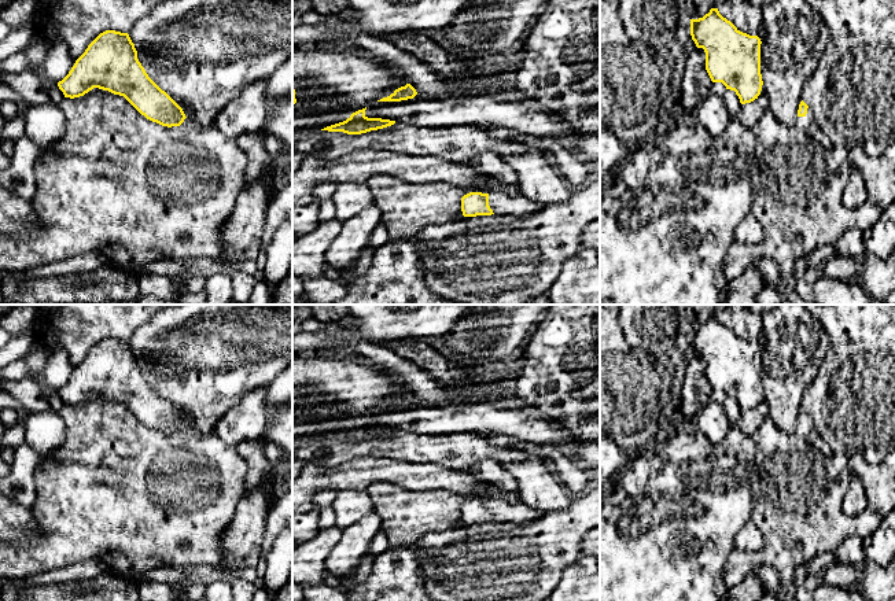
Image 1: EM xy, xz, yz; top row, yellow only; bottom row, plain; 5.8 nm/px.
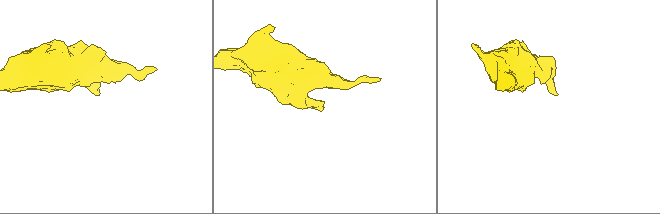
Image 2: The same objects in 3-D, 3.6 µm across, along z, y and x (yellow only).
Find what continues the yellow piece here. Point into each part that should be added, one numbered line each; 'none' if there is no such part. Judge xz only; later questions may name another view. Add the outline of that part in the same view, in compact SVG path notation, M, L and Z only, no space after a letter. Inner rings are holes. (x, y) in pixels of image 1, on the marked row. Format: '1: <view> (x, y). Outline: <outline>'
1: xz (501, 205). Outline: M489 193L489 206L496 215L523 217L541 211L545 206L526 199L522 193L509 196L505 193Z

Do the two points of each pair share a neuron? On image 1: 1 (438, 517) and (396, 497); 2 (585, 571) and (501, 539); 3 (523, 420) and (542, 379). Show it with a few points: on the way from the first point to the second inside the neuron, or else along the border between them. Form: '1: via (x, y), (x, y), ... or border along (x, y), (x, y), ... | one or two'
1: via (427, 511), (409, 511), (407, 508) | one
2: border along (584, 555), (563, 571), (560, 581), (555, 586) | two
3: border along (527, 408), (559, 423) | two

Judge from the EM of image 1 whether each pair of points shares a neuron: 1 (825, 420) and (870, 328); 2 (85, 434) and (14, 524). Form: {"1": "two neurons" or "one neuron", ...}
{"1": "one neuron", "2": "two neurons"}

